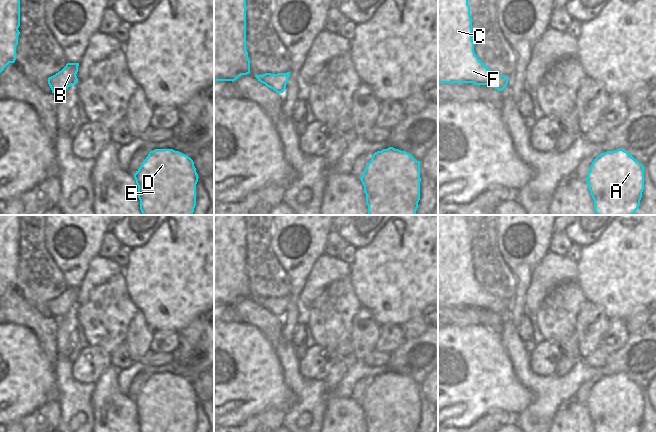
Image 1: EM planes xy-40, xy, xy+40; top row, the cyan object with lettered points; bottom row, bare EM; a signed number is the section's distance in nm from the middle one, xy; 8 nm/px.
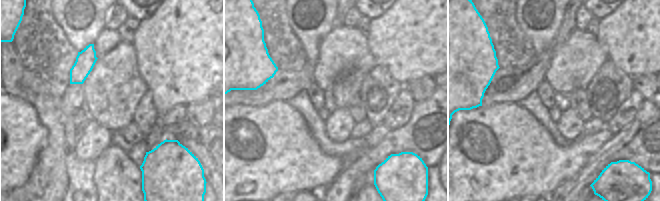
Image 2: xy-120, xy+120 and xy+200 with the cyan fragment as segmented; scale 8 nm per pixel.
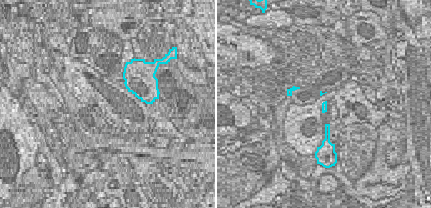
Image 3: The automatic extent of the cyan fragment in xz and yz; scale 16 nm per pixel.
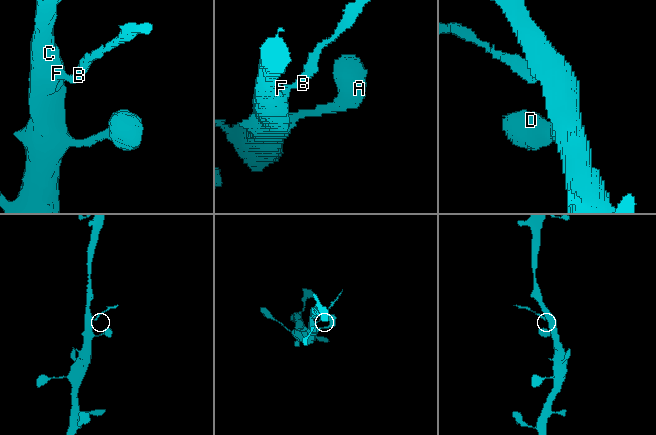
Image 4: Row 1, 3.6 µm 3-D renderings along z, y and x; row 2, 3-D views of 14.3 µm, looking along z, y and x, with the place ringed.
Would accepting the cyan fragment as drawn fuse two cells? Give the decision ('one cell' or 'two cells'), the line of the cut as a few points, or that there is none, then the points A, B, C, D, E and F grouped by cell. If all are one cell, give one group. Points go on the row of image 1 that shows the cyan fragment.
two cells | xy+40 (496, 74), (489, 84) | A C D E F / B

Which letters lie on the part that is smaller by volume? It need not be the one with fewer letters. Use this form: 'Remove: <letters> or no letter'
Remove: B

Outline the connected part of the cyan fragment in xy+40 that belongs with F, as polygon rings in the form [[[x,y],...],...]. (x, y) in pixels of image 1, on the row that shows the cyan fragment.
[[[438,0],[438,83],[490,85],[495,76],[474,52],[468,0]]]

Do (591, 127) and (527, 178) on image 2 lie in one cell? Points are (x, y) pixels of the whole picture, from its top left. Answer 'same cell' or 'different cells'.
different cells

